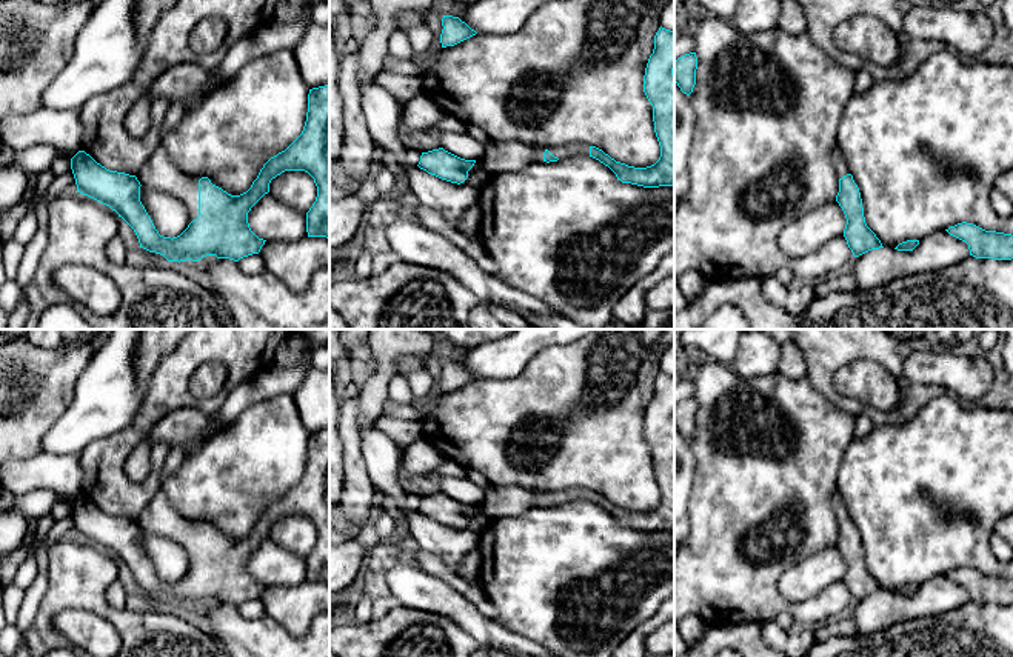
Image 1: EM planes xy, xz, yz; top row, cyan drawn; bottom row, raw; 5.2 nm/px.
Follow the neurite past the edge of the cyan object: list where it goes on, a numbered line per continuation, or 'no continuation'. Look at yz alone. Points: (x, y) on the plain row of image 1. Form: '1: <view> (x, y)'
1: yz (839, 508)

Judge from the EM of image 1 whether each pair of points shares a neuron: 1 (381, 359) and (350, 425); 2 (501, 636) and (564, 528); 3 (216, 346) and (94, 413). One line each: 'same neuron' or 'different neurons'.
1: same neuron
2: different neurons
3: different neurons

